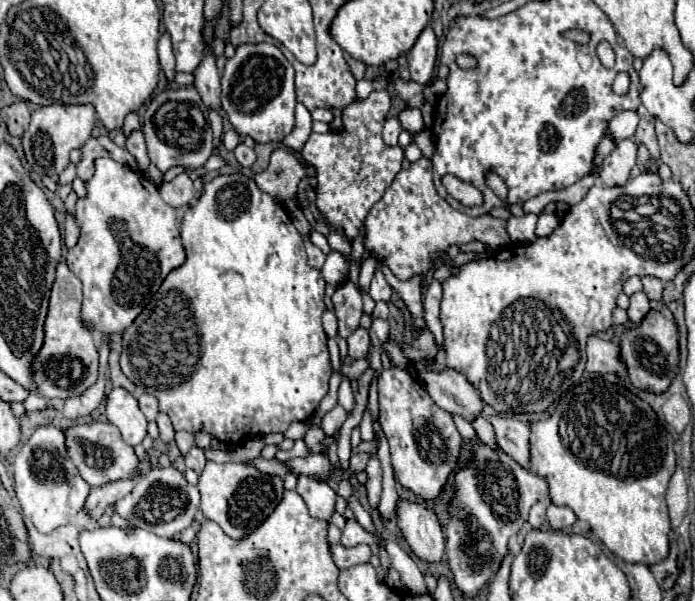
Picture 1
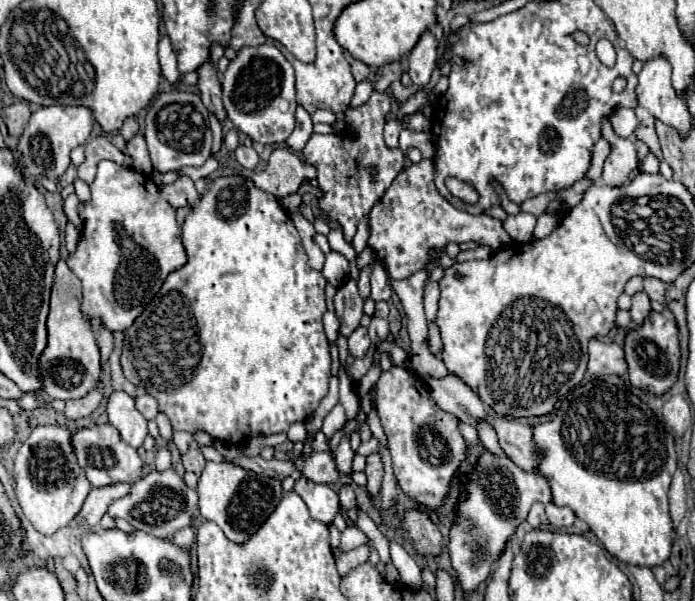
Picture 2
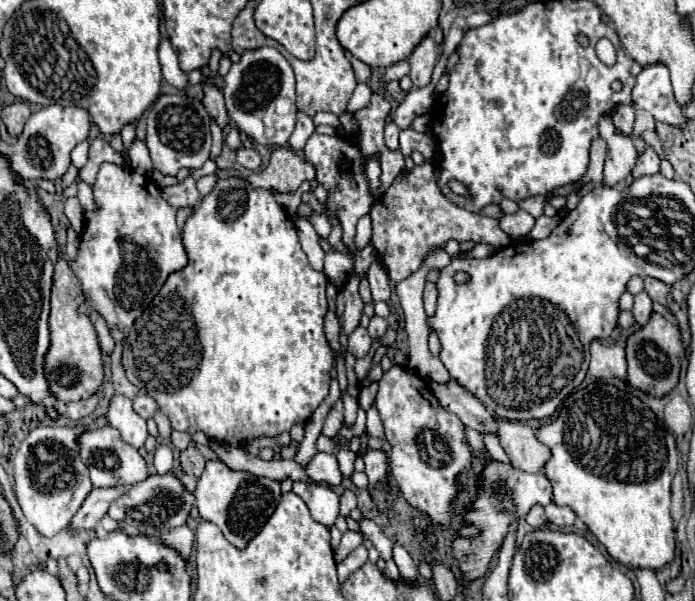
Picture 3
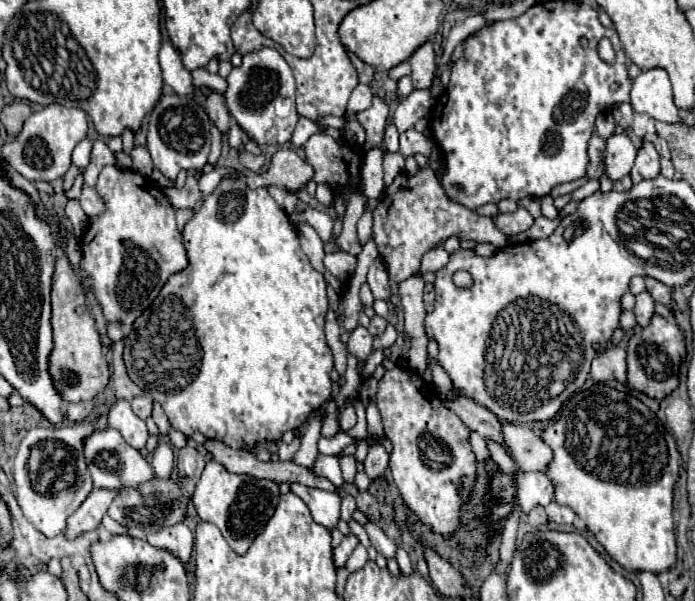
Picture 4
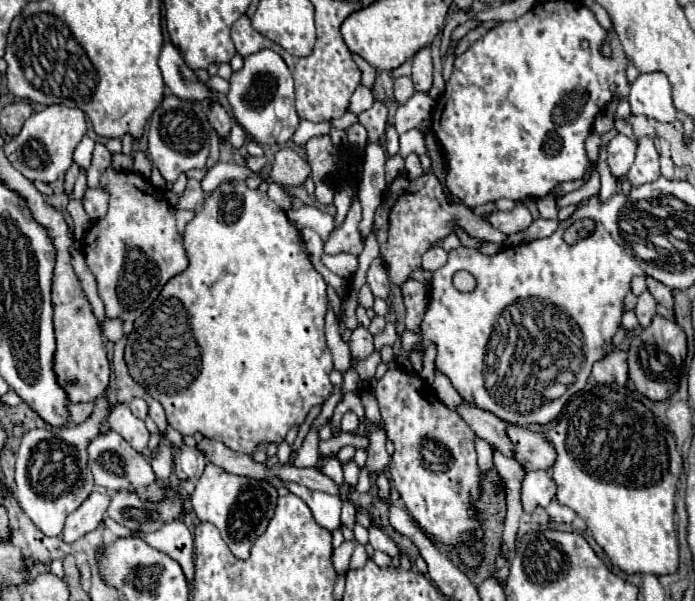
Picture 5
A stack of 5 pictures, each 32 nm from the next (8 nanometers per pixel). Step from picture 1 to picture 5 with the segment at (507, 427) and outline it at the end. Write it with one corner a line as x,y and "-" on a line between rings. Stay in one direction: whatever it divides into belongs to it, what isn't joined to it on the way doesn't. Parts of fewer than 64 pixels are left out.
510,424
508,436
516,444
516,458
524,462
526,470
550,470
556,462
556,450
544,434

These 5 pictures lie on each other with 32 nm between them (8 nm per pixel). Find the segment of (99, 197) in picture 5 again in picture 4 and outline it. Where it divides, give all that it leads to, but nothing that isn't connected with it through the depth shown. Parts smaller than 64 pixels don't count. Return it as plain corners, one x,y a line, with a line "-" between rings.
84,186
82,196
80,196
80,204
88,216
98,216
104,212
104,198
96,192
96,188

